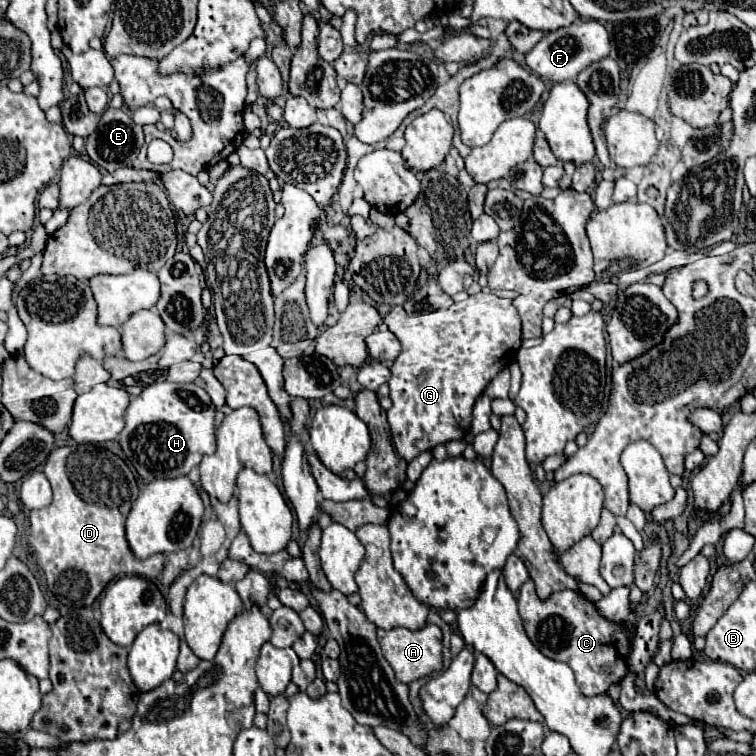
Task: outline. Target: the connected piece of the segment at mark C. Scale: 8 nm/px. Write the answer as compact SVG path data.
M528 580L520 588L518 608L524 622L524 630L532 644L544 656L566 662L574 670L576 684L584 696L606 694L612 684L620 682L626 676L632 646L630 628L626 624L602 618L596 604L590 602L584 594L566 588L542 600L536 594L534 582Z

